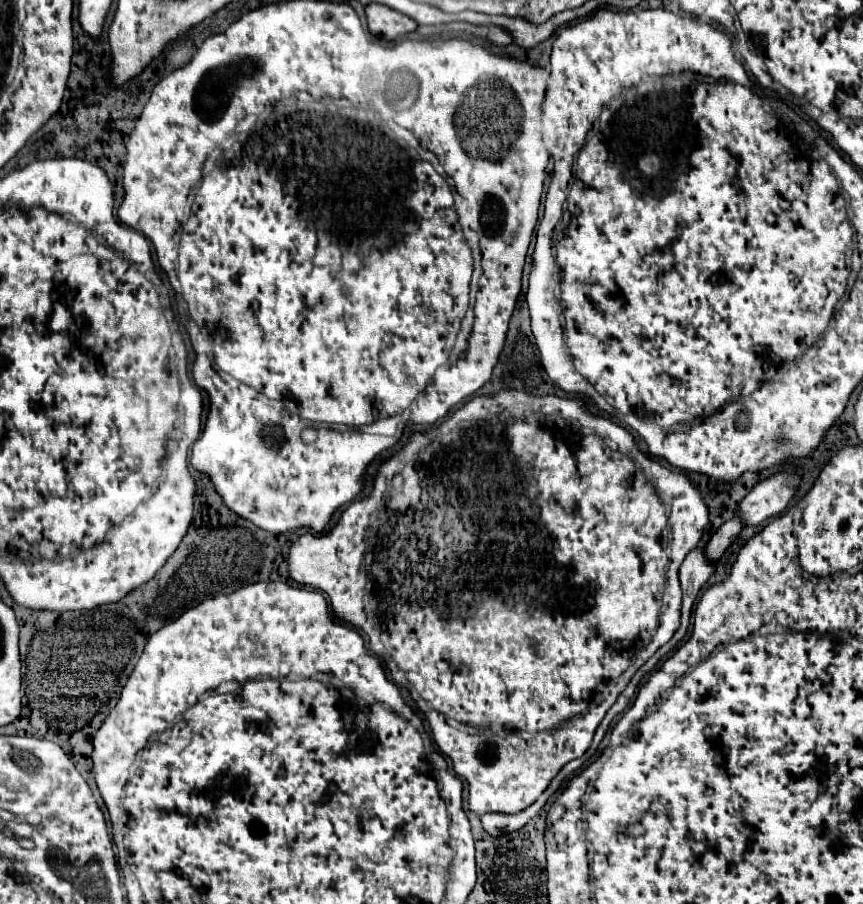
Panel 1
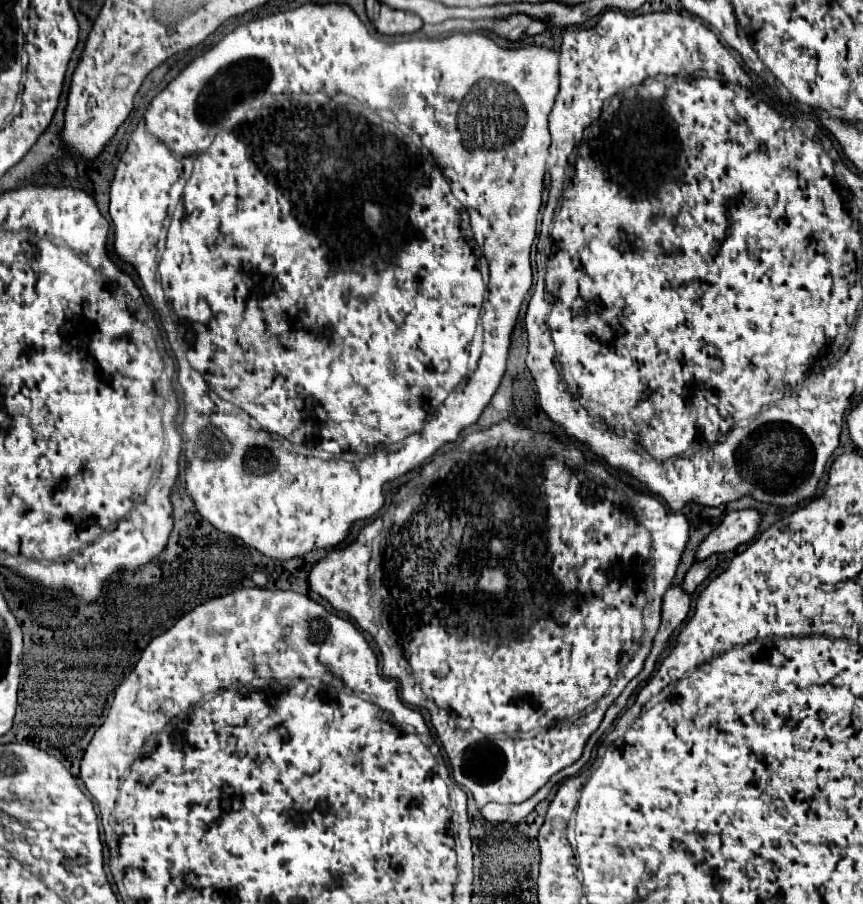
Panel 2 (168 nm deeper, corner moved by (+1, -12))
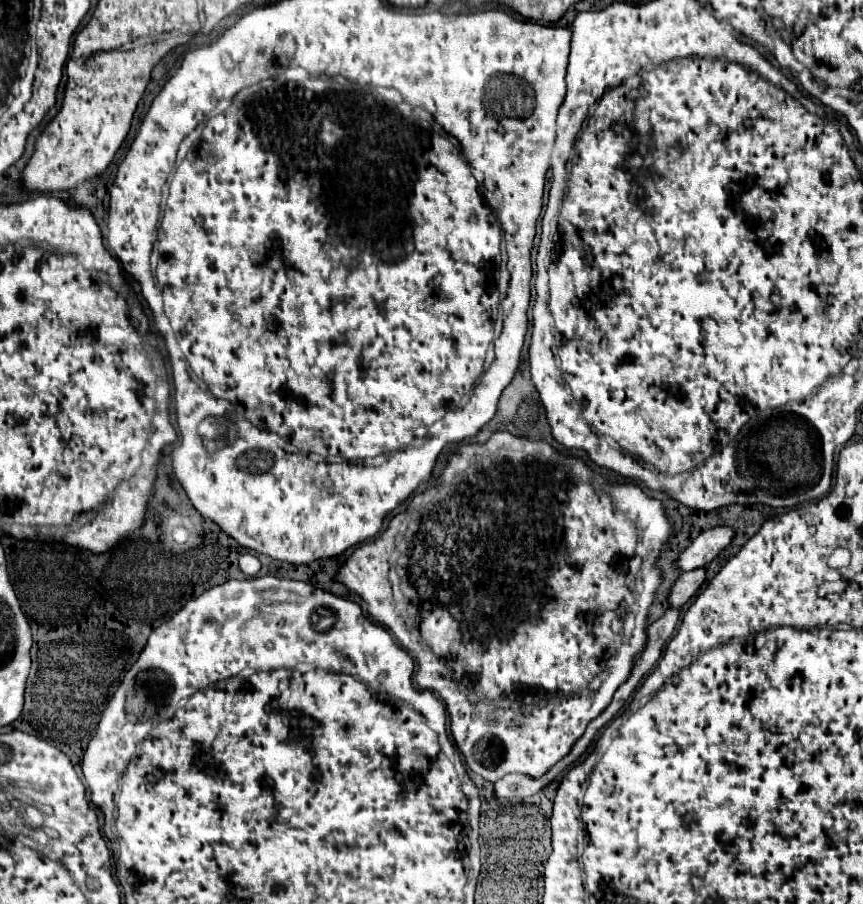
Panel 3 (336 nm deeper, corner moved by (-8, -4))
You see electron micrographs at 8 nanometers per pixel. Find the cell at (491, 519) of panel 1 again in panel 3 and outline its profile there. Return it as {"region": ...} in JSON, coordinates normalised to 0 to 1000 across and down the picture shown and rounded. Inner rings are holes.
{"region":[[[574,478],[574,480],[571,480],[571,482],[569,482],[569,485],[567,485],[567,487],[564,487],[564,491],[557,491],[557,493],[555,493],[555,491],[534,491],[534,493],[530,493],[530,496],[527,496],[527,498],[525,498],[525,500],[523,500],[523,502],[527,502],[527,518],[530,518],[530,515],[539,515],[539,518],[532,518],[532,520],[530,520],[530,522],[527,522],[527,520],[525,520],[525,515],[520,515],[520,518],[518,518],[518,522],[513,522],[513,524],[511,524],[511,527],[509,527],[509,529],[506,529],[506,531],[504,531],[504,535],[502,535],[502,540],[495,540],[495,542],[492,542],[492,544],[495,544],[495,546],[492,546],[492,544],[488,544],[488,546],[483,546],[483,549],[479,549],[479,553],[476,553],[476,555],[474,555],[474,562],[472,562],[472,564],[469,564],[469,566],[467,566],[467,569],[462,569],[462,582],[465,582],[465,584],[462,584],[462,588],[460,588],[460,584],[458,584],[458,582],[455,582],[455,580],[453,580],[453,582],[451,582],[451,584],[448,584],[448,588],[444,588],[444,591],[441,591],[441,593],[437,593],[437,595],[435,595],[435,597],[432,597],[432,600],[428,600],[428,602],[421,602],[421,604],[416,604],[416,606],[411,606],[411,611],[409,611],[409,613],[407,613],[407,615],[404,615],[404,617],[402,617],[402,619],[400,619],[400,624],[397,624],[397,626],[395,626],[395,628],[393,628],[393,633],[390,633],[390,635],[388,635],[388,642],[390,642],[390,644],[395,644],[395,646],[400,646],[400,648],[402,648],[402,650],[404,650],[404,653],[409,653],[409,655],[411,655],[411,657],[416,657],[416,659],[418,659],[418,662],[421,662],[421,664],[423,664],[423,666],[425,666],[425,677],[428,677],[428,679],[430,679],[430,684],[432,684],[432,686],[435,686],[435,688],[439,688],[439,690],[441,690],[441,692],[446,692],[446,695],[448,695],[448,697],[453,697],[453,699],[455,699],[455,701],[458,701],[458,706],[460,706],[460,708],[462,708],[462,710],[465,710],[465,712],[462,712],[462,715],[469,715],[469,717],[472,717],[472,719],[474,719],[474,717],[479,717],[479,708],[486,708],[486,710],[490,710],[490,712],[492,712],[492,715],[497,715],[497,717],[490,717],[490,712],[483,712],[483,715],[481,715],[481,717],[479,717],[479,719],[476,719],[476,726],[479,726],[479,730],[481,730],[481,735],[483,735],[483,746],[481,746],[481,754],[483,754],[483,759],[486,759],[486,761],[488,761],[488,763],[497,763],[497,765],[504,765],[504,768],[506,768],[506,770],[511,770],[511,772],[513,772],[513,777],[516,777],[516,781],[517,781],[517,782],[516,782],[516,784],[517,784],[517,788],[518,788],[518,790],[519,790],[519,792],[520,792],[520,794],[521,794],[521,799],[523,799],[523,803],[521,803],[521,806],[523,806],[523,812],[525,812],[525,819],[527,819],[527,823],[530,823],[530,827],[532,827],[532,830],[534,830],[534,834],[537,834],[537,836],[539,836],[539,845],[541,845],[541,850],[546,850],[546,852],[548,852],[548,854],[550,854],[550,856],[553,856],[553,858],[557,858],[557,861],[560,861],[560,863],[564,863],[564,865],[576,865],[576,863],[581,863],[581,861],[583,861],[583,858],[585,858],[585,856],[594,856],[594,854],[599,854],[599,856],[608,856],[608,858],[615,858],[615,861],[627,861],[627,858],[629,858],[629,856],[634,856],[634,854],[636,854],[636,852],[638,852],[638,847],[641,847],[641,845],[645,845],[645,843],[648,843],[648,841],[650,841],[650,838],[655,838],[655,836],[657,836],[657,834],[659,834],[659,832],[662,832],[662,827],[664,827],[664,823],[666,823],[666,821],[669,821],[669,819],[671,819],[671,816],[673,816],[673,814],[676,814],[676,810],[678,810],[678,805],[680,805],[680,803],[683,803],[683,799],[685,799],[685,796],[689,796],[689,794],[692,794],[692,792],[694,792],[694,788],[699,788],[699,785],[701,785],[701,783],[703,783],[703,781],[706,781],[706,779],[708,779],[708,772],[710,772],[710,768],[713,768],[713,763],[715,763],[715,761],[717,761],[717,759],[720,759],[720,757],[722,757],[722,754],[724,754],[724,752],[727,752],[727,750],[729,750],[729,746],[731,746],[731,741],[733,741],[733,739],[736,739],[736,732],[738,732],[738,730],[740,730],[740,726],[743,726],[743,721],[745,721],[745,717],[747,717],[747,712],[750,712],[750,679],[752,679],[752,673],[754,673],[754,670],[757,670],[757,668],[759,668],[759,664],[761,664],[761,653],[764,653],[764,648],[766,648],[766,642],[768,642],[768,631],[766,631],[766,628],[764,628],[764,626],[761,626],[761,619],[764,619],[764,615],[766,615],[766,611],[768,611],[768,606],[771,606],[771,604],[773,604],[773,600],[775,600],[775,597],[778,597],[778,593],[780,593],[780,584],[782,584],[782,582],[780,582],[780,577],[778,577],[778,573],[775,573],[775,569],[773,569],[773,564],[771,564],[771,558],[768,558],[768,555],[766,555],[766,553],[761,553],[761,551],[754,551],[754,549],[750,549],[750,546],[747,546],[747,544],[745,544],[745,542],[743,542],[743,540],[740,540],[740,538],[736,538],[736,535],[710,535],[710,538],[708,538],[708,540],[706,540],[706,544],[696,544],[696,542],[689,542],[689,540],[687,540],[687,538],[685,538],[685,535],[683,535],[683,533],[671,533],[671,531],[666,531],[666,529],[664,529],[664,527],[662,527],[662,520],[659,520],[659,524],[657,524],[657,522],[655,522],[655,507],[657,507],[657,511],[659,511],[659,504],[652,504],[652,502],[643,502],[643,507],[641,507],[641,496],[638,496],[638,493],[636,493],[636,491],[634,491],[634,489],[629,489],[629,487],[622,487],[622,489],[620,489],[620,502],[625,502],[625,504],[620,504],[620,502],[611,502],[611,500],[613,500],[613,498],[615,498],[615,496],[611,496],[611,489],[618,489],[618,487],[613,487],[613,485],[608,485],[608,482],[604,482],[604,485],[601,485],[601,482],[594,482],[594,480],[590,480],[590,478]],[[576,482],[578,482],[578,485],[576,485]],[[569,498],[574,498],[574,500],[569,500]],[[604,504],[615,504],[615,507],[606,507],[606,509],[604,509]],[[620,515],[622,515],[622,518],[625,518],[625,515],[627,515],[627,522],[625,522],[625,520],[620,520]],[[650,515],[652,515],[652,518],[650,518]],[[634,520],[636,520],[636,522],[634,522]],[[625,524],[627,524],[627,527],[625,527]],[[620,529],[622,529],[622,531],[620,531]],[[571,533],[574,533],[574,535],[571,535]],[[620,533],[622,533],[622,535],[625,535],[625,538],[622,538],[622,535],[620,535]],[[504,542],[520,542],[520,551],[518,551],[518,549],[516,549],[516,546],[511,546],[511,544],[504,544]],[[618,544],[620,544],[620,546],[618,546]],[[504,546],[509,546],[509,549],[504,549]],[[490,549],[492,549],[492,551],[490,551]],[[706,549],[708,549],[708,551],[706,551]],[[516,553],[518,553],[518,555],[520,555],[520,566],[516,566],[516,564],[511,564],[511,562],[516,562],[516,560],[511,560],[511,558],[513,558],[513,555],[516,555]],[[708,553],[710,553],[710,555],[708,555]],[[613,558],[615,558],[615,560],[613,560]],[[710,558],[713,558],[713,560],[715,560],[715,562],[722,562],[722,564],[724,564],[724,566],[727,566],[727,569],[729,569],[729,573],[733,573],[733,575],[735,575],[735,577],[736,577],[736,580],[737,580],[737,582],[738,582],[738,584],[736,584],[736,580],[733,580],[733,577],[731,577],[731,575],[729,575],[729,573],[727,573],[727,569],[724,569],[724,566],[722,566],[722,564],[715,564],[715,562],[713,562],[713,560],[710,560]],[[618,560],[620,560],[620,562],[618,562]],[[513,566],[516,566],[516,569],[520,569],[520,582],[518,582],[518,586],[516,586],[516,584],[513,584],[513,582],[506,582],[506,573],[511,573],[511,571],[509,571],[509,569],[513,569]],[[606,571],[611,571],[611,573],[606,573]],[[738,587],[739,587],[739,601],[738,601]],[[516,588],[518,588],[518,591],[516,591]],[[458,591],[460,591],[460,593],[458,593]],[[455,595],[458,595],[458,600],[455,600]],[[458,602],[460,602],[460,604],[458,604]],[[736,604],[738,604],[738,605],[737,605],[737,607],[736,607]],[[455,608],[462,608],[462,611],[465,611],[465,619],[467,619],[467,622],[465,622],[465,619],[462,619],[462,622],[460,622],[460,635],[462,635],[462,655],[465,655],[465,659],[458,659],[458,655],[455,655],[455,648],[453,648],[453,646],[451,646],[451,642],[448,642],[448,633],[451,633],[451,617],[453,617],[453,613],[455,613]],[[735,625],[737,625],[737,626],[735,626]],[[731,629],[735,629],[735,631],[739,631],[739,632],[742,632],[742,631],[743,631],[743,637],[745,637],[745,653],[744,653],[744,654],[743,654],[743,655],[739,655],[739,656],[738,656],[738,646],[736,646],[736,637],[733,637],[733,635],[731,635]],[[518,662],[520,662],[520,666],[518,666]],[[736,662],[737,662],[737,665],[736,665]],[[736,666],[737,666],[737,667],[738,667],[738,671],[736,671]],[[733,673],[735,673],[735,680],[736,680],[736,695],[733,695],[733,697],[731,697],[731,699],[724,699],[724,688],[727,688],[727,686],[731,686],[731,684],[729,684],[729,679],[731,679],[731,677],[733,677]],[[629,677],[632,677],[632,679],[634,679],[634,681],[629,681]],[[502,684],[504,684],[504,686],[502,686]],[[506,686],[516,686],[516,688],[518,688],[518,690],[520,690],[520,686],[523,686],[523,688],[525,688],[525,686],[530,686],[530,695],[527,695],[527,697],[523,697],[523,699],[520,699],[520,697],[518,697],[518,699],[516,699],[516,695],[513,695],[513,697],[511,697],[511,699],[509,699],[509,697],[506,697],[506,695],[504,695],[504,697],[502,697],[502,699],[499,699],[499,697],[497,697],[497,695],[499,695],[499,688],[504,688],[504,690],[502,690],[502,692],[509,692],[509,690],[506,690]],[[504,701],[506,701],[506,704],[504,704]],[[506,708],[511,708],[511,710],[506,710]],[[502,712],[506,712],[506,715],[511,715],[511,712],[513,712],[513,715],[518,715],[518,717],[520,717],[520,719],[518,719],[518,721],[516,721],[516,719],[506,719],[506,717],[502,717],[502,719],[499,719],[499,715],[502,715]],[[717,712],[720,712],[720,715],[717,715]],[[715,717],[717,717],[717,721],[713,721],[713,719],[715,719]],[[516,728],[520,728],[520,730],[525,730],[525,735],[523,735],[523,732],[520,732],[520,730],[516,730]],[[604,737],[606,737],[606,739],[604,739]],[[684,753],[686,753],[686,754],[684,754]],[[693,753],[694,753],[694,754],[693,754]],[[685,756],[686,756],[686,757],[687,757],[687,758],[681,758],[681,757],[685,757]],[[693,756],[694,756],[694,758],[689,758],[689,757],[693,757]],[[604,765],[606,765],[606,768],[604,768]],[[683,767],[685,767],[685,770],[680,770],[680,768],[683,768]]]}

